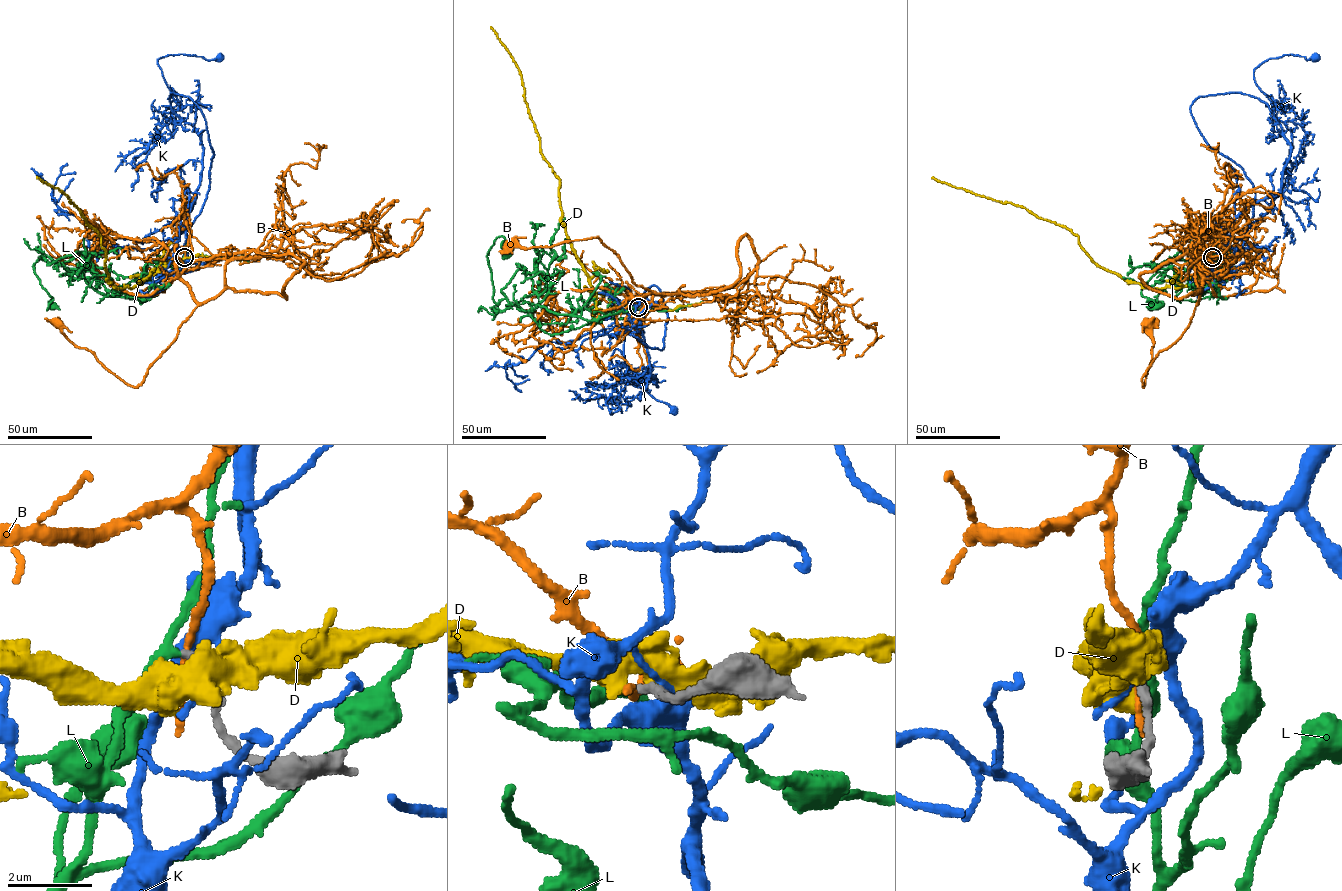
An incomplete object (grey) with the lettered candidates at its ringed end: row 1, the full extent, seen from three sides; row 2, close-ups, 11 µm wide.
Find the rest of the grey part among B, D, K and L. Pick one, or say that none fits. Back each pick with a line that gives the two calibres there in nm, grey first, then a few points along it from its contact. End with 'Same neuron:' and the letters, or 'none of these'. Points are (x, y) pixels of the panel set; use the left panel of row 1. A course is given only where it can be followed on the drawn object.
L: 180/240 nm | via (184, 257), (171, 281), (158, 293), (142, 299), (99, 293), (78, 271), (38, 257), (34, 273), (52, 305)
Same neuron: L

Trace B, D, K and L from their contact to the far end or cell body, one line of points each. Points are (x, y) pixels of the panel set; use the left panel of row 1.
B: (184, 257), (174, 254), (176, 273), (197, 306), (137, 386), (76, 346), (59, 323)
D: (185, 258), (168, 257), (134, 287), (115, 287), (107, 279), (105, 251), (98, 233), (62, 191), (36, 177)
K: (185, 259), (185, 223), (203, 145), (173, 111), (178, 106), (157, 60), (220, 57)
L: (184, 257), (171, 281), (158, 293), (142, 299), (99, 293), (78, 271), (38, 257), (34, 273), (52, 305)

